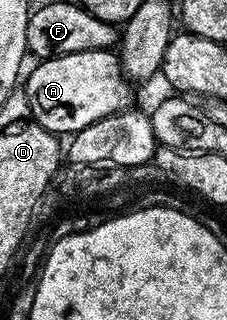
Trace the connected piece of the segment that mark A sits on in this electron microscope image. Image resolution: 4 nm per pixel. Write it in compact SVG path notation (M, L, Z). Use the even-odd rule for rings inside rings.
M87 50L75 54L63 54L50 60L34 63L33 73L26 75L23 89L29 103L29 115L32 123L43 126L54 134L72 134L91 126L91 122L99 122L99 118L107 118L116 112L126 111L133 100L134 85L130 83L121 69L118 53L113 50Z

